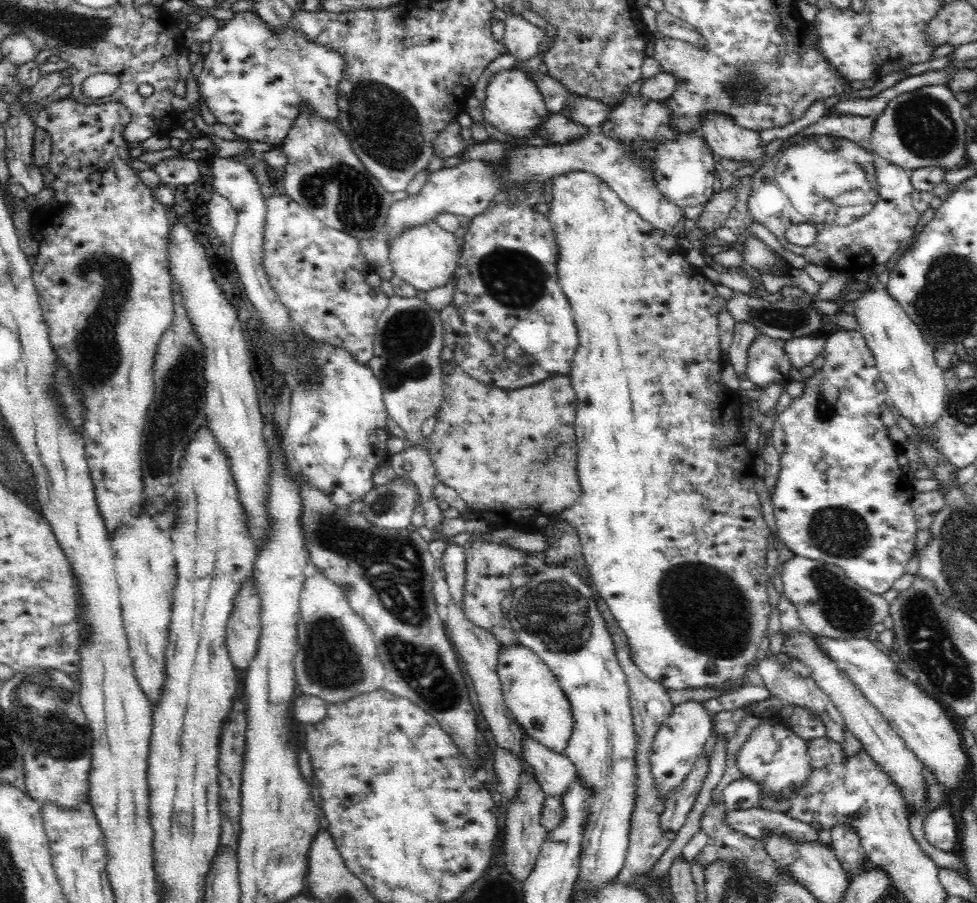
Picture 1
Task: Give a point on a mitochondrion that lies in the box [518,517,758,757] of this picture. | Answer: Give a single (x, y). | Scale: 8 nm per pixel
(676, 587)

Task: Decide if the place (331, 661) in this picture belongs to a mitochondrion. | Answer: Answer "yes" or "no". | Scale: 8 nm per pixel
yes

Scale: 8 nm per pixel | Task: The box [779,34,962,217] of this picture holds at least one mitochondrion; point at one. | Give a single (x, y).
(922, 124)

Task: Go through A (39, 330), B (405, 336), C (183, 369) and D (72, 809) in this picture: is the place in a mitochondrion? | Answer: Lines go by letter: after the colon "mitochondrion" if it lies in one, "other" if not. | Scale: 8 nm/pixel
A: other
B: mitochondrion
C: other
D: other

